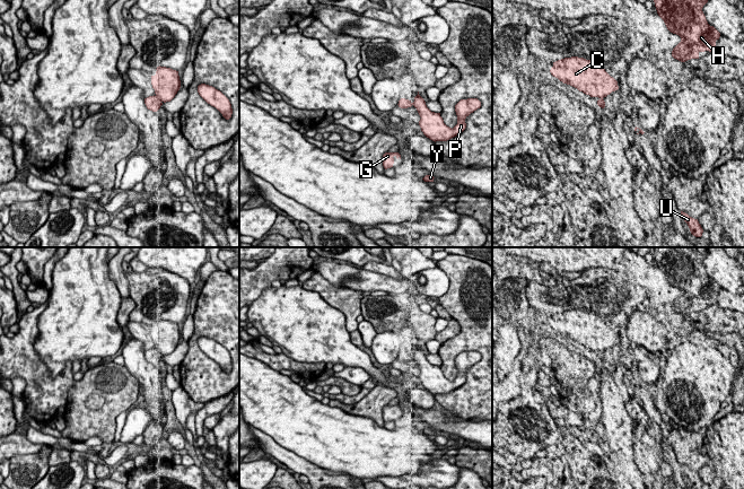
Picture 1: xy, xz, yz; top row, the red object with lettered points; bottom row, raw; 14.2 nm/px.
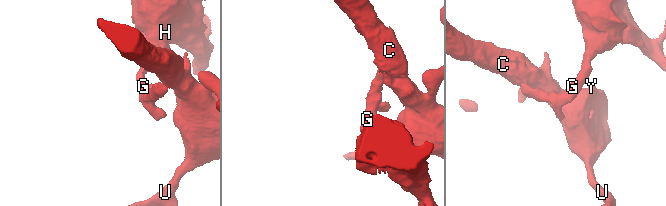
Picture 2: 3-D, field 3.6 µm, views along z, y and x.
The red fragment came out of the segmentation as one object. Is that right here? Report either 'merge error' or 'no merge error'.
merge error

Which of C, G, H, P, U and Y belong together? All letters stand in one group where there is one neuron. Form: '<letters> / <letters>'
C P U Y / G H

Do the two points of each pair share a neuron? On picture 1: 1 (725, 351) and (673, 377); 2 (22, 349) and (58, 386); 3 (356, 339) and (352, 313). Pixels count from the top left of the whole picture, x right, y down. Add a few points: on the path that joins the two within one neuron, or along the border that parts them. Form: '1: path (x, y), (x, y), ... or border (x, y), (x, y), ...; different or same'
1: border (700, 345), (705, 348), (715, 348), (728, 359); different
2: path (25, 360), (46, 382); same
3: border (357, 329), (350, 332); different

